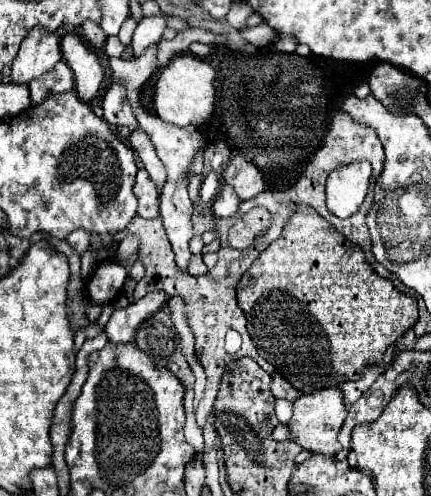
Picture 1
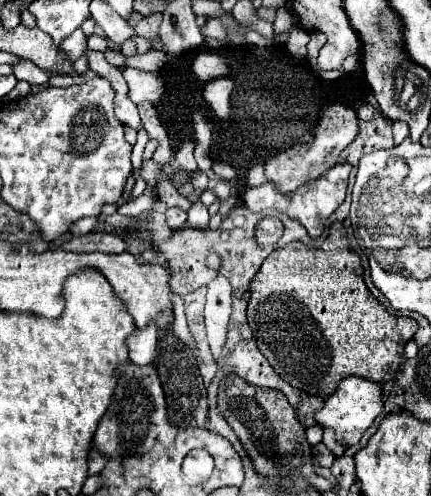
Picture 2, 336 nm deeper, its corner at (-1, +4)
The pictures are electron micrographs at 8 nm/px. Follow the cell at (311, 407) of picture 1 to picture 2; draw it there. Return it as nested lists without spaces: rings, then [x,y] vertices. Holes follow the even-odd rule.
[[[345,377],[337,391],[323,403],[323,407],[315,413],[315,421],[321,425],[321,427],[329,427],[335,431],[335,437],[337,441],[343,445],[343,447],[351,447],[351,445],[357,445],[363,431],[371,427],[373,419],[383,411],[383,399],[381,399],[381,387],[373,381],[367,381],[363,377]]]

